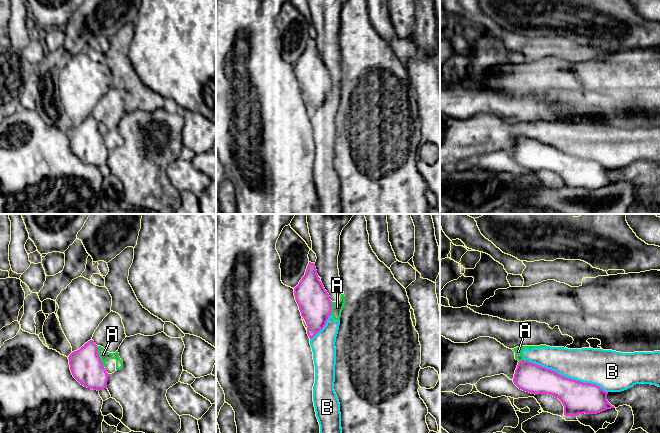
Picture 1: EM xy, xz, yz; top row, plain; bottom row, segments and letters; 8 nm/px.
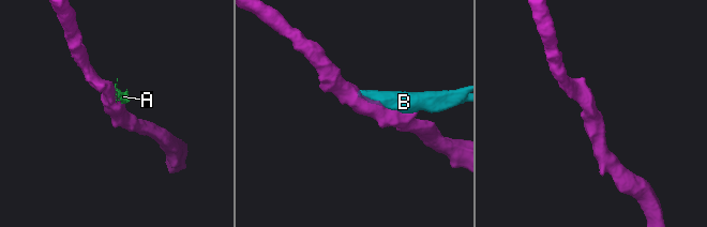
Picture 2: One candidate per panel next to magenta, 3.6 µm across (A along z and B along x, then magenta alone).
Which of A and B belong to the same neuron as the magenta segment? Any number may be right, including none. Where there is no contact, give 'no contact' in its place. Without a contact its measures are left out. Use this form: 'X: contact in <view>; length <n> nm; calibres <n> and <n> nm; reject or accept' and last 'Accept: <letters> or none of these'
A: contact in xy; length 180 nm; calibres 260 and 80 nm; reject
B: contact in yz; length 650 nm; calibres 260 and 280 nm; reject
Accept: none of these

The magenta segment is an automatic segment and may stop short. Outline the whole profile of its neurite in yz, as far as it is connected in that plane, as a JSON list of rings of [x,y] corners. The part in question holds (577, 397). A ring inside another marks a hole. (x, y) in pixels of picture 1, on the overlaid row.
[[[528,361],[518,362],[513,382],[519,389],[531,394],[548,394],[558,398],[564,406],[565,416],[597,414],[615,408],[607,400],[608,392],[599,386],[564,377]]]

